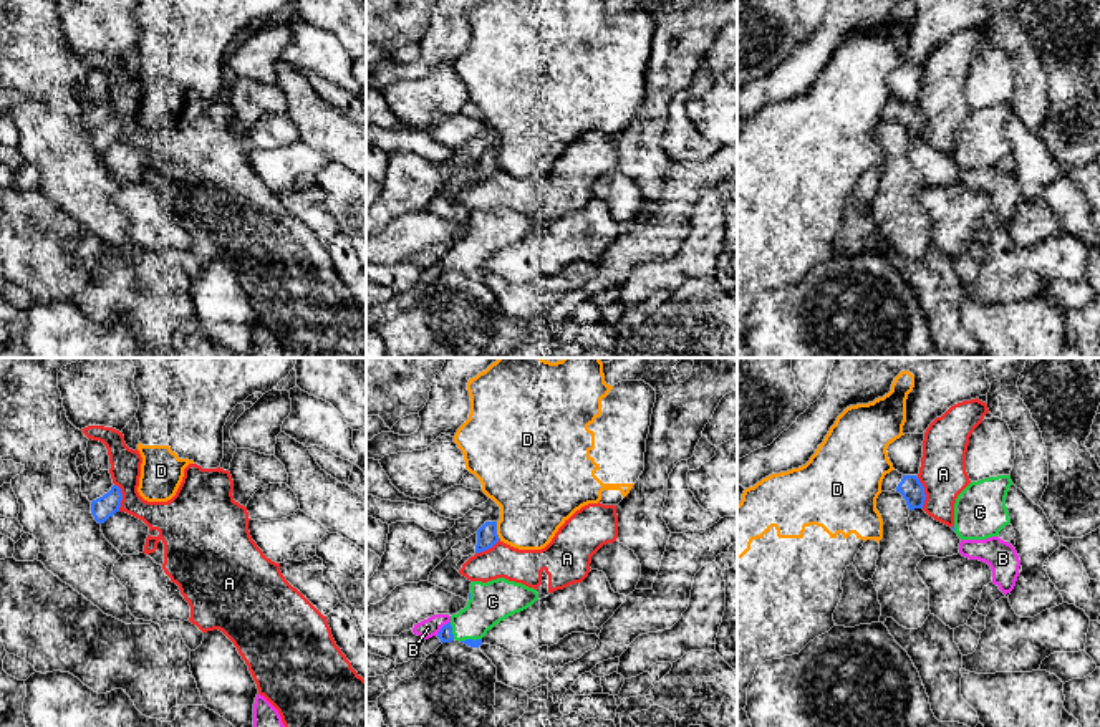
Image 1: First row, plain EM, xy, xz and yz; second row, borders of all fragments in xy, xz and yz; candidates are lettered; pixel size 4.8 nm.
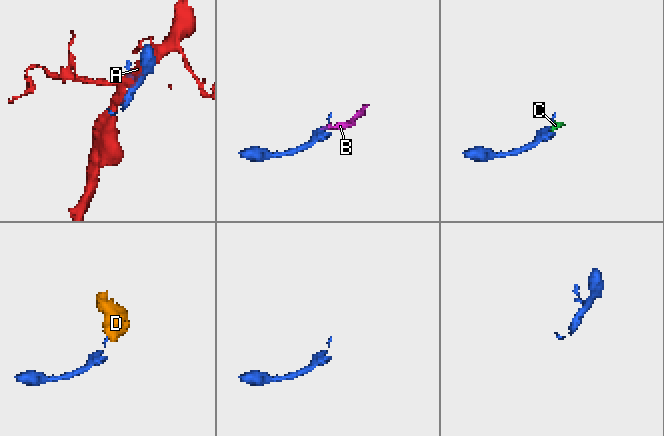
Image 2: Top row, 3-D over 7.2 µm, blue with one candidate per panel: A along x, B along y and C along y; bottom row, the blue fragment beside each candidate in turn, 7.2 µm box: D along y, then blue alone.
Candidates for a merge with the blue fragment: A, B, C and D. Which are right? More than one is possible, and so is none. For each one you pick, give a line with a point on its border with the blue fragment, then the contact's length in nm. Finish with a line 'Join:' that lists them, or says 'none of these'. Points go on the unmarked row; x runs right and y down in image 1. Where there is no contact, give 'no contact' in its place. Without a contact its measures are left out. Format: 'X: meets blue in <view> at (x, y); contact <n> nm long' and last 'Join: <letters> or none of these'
C: meets blue in xz at (451, 260); contact 80 nm long
Join: C

